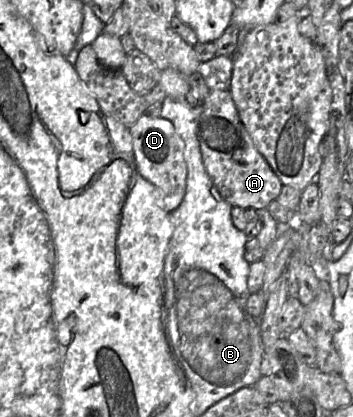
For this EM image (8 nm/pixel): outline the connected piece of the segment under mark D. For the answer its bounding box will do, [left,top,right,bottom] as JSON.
[130,114,187,213]

